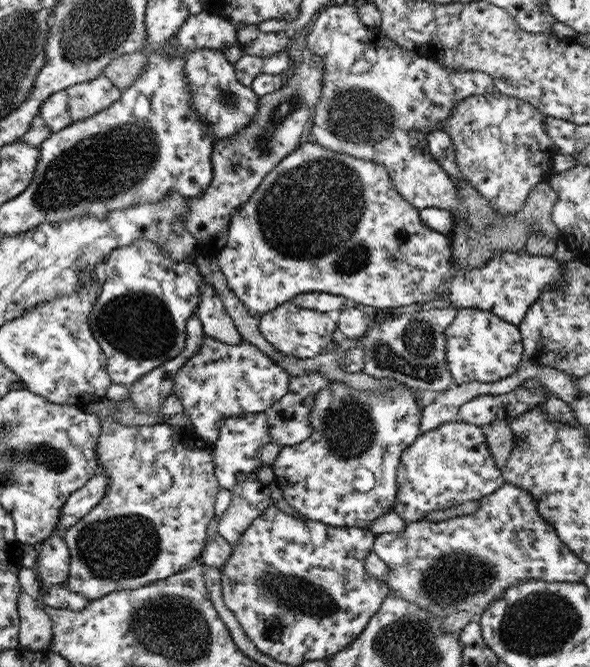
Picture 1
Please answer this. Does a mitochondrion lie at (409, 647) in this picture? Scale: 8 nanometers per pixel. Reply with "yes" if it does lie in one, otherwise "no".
yes

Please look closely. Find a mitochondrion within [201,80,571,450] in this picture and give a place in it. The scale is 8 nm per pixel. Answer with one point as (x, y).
(311, 211)

